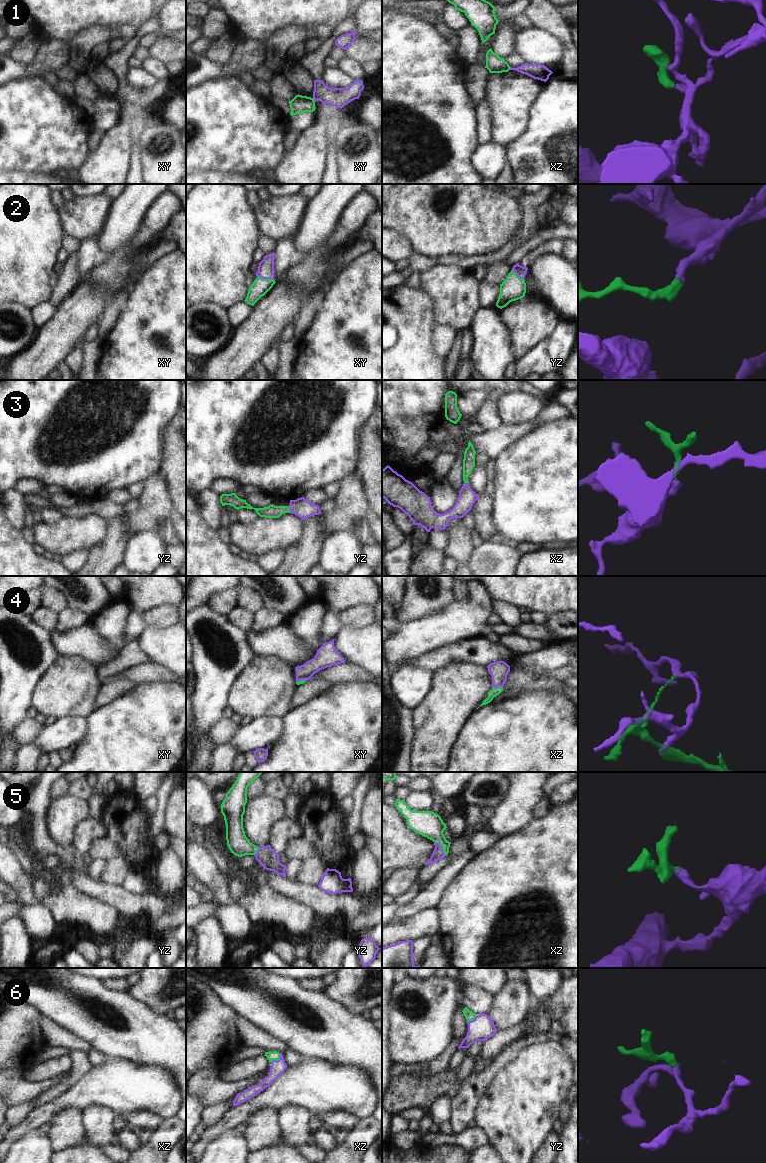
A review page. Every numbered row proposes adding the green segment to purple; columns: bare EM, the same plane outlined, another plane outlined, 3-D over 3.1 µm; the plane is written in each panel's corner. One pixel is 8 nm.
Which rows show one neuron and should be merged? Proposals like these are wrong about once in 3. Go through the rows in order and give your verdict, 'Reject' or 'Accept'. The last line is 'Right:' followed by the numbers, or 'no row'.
1: Reject
2: Accept
3: Accept
4: Reject
5: Accept
6: Accept
Right: 2, 3, 5, 6.

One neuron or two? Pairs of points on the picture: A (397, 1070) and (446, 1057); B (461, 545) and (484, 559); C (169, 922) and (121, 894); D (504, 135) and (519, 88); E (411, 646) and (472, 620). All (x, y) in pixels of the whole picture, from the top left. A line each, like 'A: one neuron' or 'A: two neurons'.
A: one neuron
B: two neurons
C: one neuron
D: one neuron
E: one neuron

